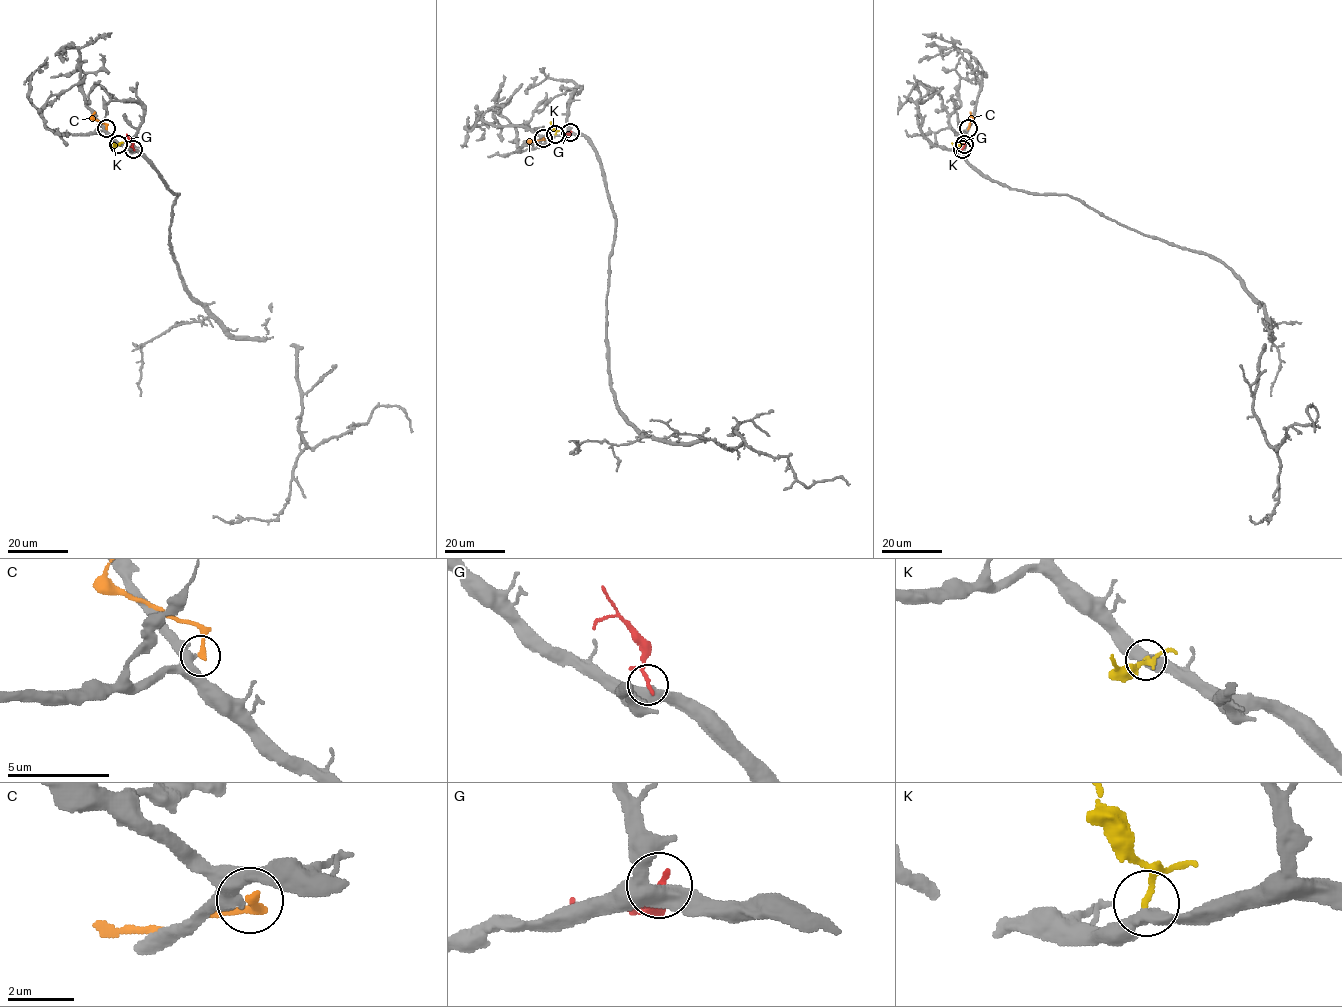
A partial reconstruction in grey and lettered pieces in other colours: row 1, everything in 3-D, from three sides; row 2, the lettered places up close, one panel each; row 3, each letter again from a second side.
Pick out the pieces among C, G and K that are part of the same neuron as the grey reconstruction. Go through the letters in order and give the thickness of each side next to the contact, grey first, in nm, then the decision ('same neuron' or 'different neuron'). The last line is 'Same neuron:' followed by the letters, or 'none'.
C: calibres 380 and 240 nm; different neuron
G: calibres 550 and 140 nm; different neuron
K: calibres 440 and 110 nm; same neuron
Same neuron: K

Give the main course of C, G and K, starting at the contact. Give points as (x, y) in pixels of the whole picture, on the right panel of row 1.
C: (968, 128), (970, 112)
G: (962, 149), (962, 134)
K: (964, 143), (952, 143)

